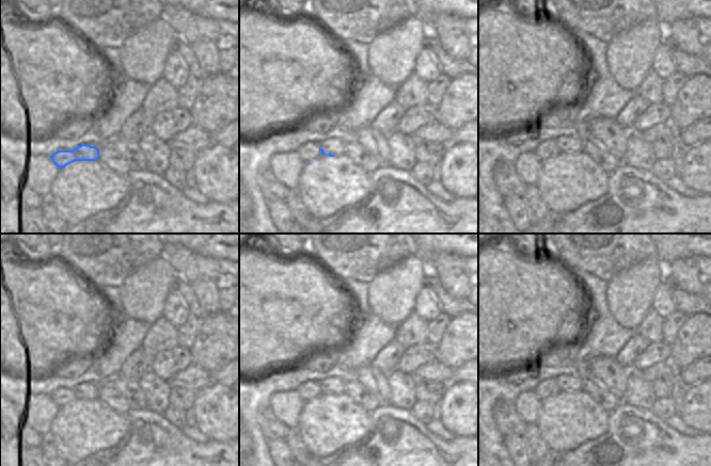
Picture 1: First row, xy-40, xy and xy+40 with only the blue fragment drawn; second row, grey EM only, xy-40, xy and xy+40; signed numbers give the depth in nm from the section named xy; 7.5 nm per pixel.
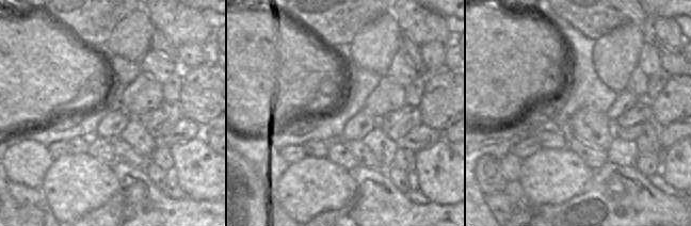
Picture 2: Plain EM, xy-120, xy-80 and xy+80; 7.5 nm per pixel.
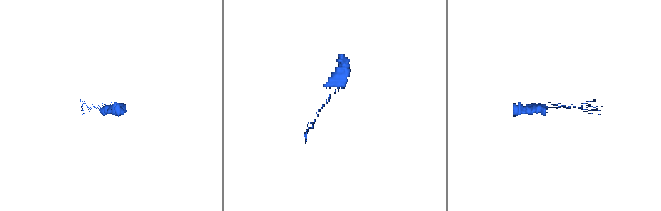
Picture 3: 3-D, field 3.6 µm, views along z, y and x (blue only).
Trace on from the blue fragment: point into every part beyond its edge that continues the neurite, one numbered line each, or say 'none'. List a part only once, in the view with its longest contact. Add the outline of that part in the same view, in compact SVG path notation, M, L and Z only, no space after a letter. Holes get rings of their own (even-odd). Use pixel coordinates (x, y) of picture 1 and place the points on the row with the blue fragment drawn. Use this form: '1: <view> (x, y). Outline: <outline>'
1: xy (310, 150). Outline: M314 142L303 144L296 152L300 159L305 162L312 161L321 155L319 151L319 144Z

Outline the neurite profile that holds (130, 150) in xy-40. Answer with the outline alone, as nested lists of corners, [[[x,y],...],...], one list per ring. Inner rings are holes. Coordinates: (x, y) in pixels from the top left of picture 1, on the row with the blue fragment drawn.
[[[116,136],[112,140],[112,147],[125,158],[131,171],[141,172],[146,170],[146,158],[138,142]]]

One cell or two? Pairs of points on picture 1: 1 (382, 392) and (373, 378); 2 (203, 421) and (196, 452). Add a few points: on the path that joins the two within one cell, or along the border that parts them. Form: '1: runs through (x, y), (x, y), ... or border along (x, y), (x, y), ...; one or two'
1: runs through (380, 389), (375, 381); one
2: border along (208, 439), (227, 440); two

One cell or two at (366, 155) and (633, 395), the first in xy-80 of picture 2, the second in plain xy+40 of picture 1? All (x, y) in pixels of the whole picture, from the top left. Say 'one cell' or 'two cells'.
two cells

